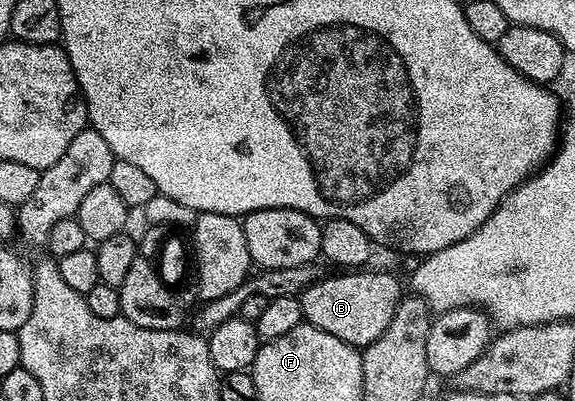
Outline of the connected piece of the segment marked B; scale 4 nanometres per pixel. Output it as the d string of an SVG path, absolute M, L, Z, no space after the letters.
M359 268L353 272L334 272L334 275L319 278L316 284L312 284L300 296L302 299L302 317L309 325L336 336L336 340L344 340L349 346L365 348L372 344L380 336L384 336L384 328L396 316L396 308L402 303L404 291L402 286L390 274L382 270L370 270L371 268Z

